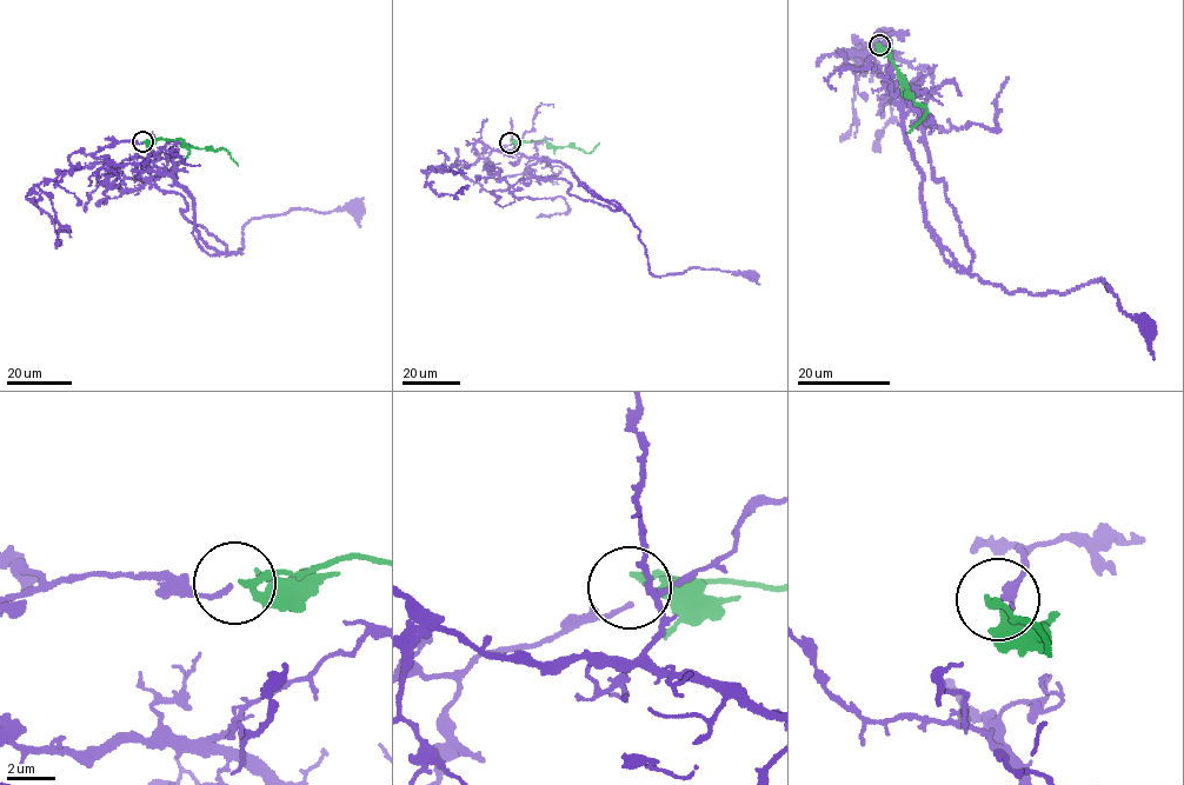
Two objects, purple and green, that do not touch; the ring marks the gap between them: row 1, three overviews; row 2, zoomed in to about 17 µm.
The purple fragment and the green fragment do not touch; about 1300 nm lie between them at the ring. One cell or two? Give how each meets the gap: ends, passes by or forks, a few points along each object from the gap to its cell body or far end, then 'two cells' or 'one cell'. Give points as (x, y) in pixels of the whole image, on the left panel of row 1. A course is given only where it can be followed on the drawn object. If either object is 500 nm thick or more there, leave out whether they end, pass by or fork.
purple ends | green passes by | purple via (141, 141), (91, 155), (166, 172), (192, 198), (198, 237), (221, 252), (241, 253), (252, 218), (356, 207) | green via (144, 141), (180, 138), (199, 148), (226, 148), (238, 165) | two cells

